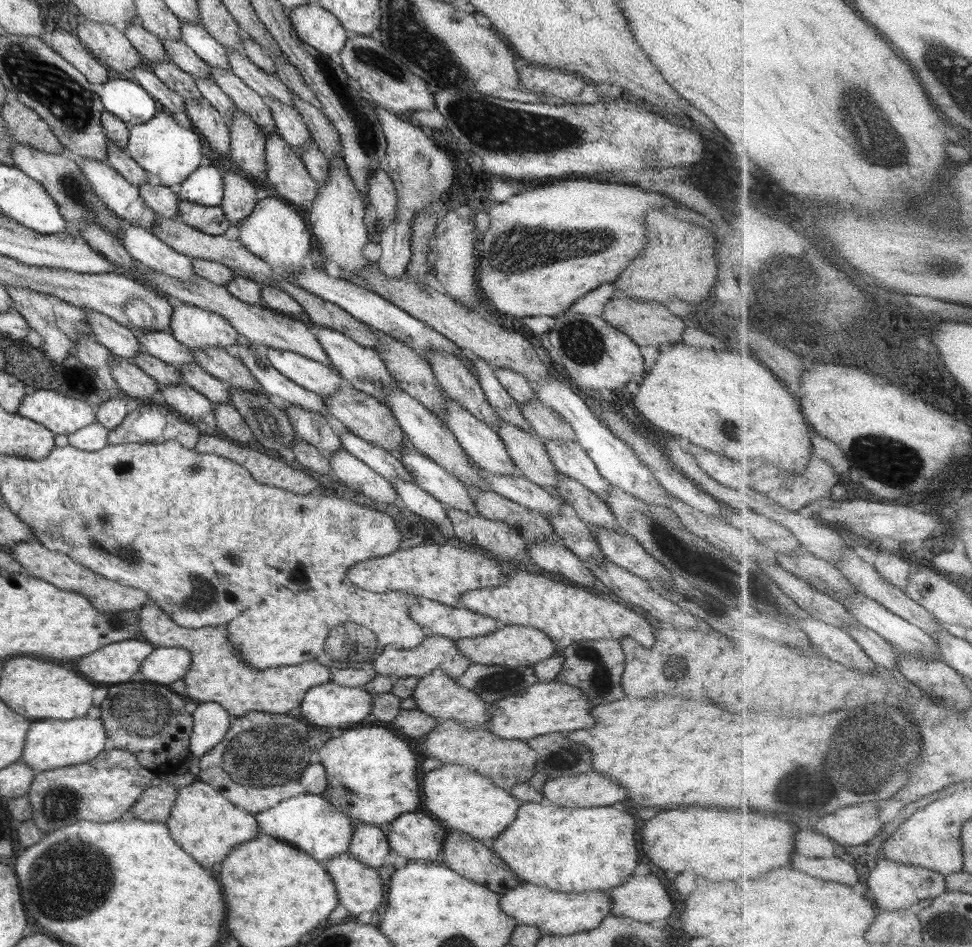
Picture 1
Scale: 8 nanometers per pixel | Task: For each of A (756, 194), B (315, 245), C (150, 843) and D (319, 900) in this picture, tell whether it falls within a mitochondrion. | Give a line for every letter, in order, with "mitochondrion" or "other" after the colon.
A: mitochondrion
B: other
C: other
D: other

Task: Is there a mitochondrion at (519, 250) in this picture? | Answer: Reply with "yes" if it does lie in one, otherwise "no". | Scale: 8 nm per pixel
yes

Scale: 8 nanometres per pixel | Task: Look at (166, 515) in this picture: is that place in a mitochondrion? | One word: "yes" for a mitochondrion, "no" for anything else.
no

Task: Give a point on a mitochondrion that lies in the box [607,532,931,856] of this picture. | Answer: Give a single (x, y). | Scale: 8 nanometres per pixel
(874, 765)

